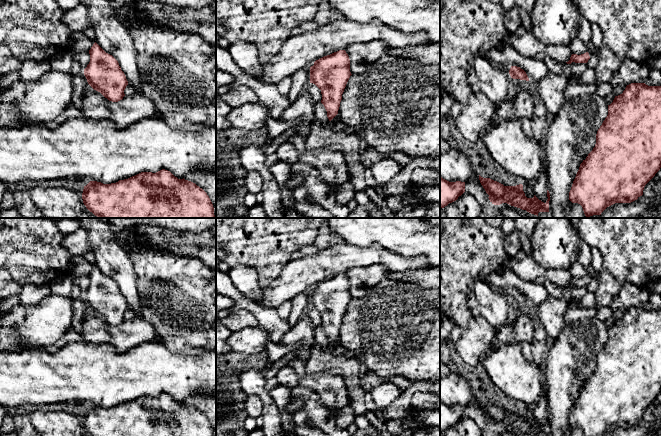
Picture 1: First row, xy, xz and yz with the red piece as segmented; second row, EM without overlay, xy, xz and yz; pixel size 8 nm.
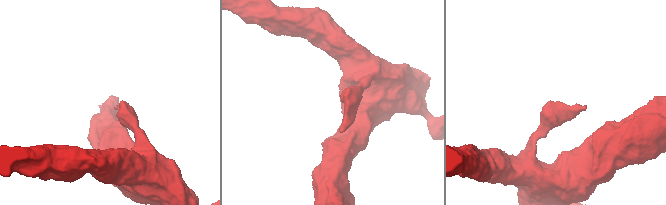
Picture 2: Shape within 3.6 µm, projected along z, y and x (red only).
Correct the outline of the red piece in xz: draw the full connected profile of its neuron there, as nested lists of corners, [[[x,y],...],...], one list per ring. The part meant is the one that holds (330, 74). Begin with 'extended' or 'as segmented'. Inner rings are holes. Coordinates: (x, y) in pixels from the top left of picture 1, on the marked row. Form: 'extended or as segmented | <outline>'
as segmented | [[[345,50],[324,56],[310,67],[310,83],[321,90],[321,103],[329,121],[338,114],[342,94],[351,75],[350,59]]]

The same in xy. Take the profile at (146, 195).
as segmented | [[[170,171],[141,172],[116,183],[103,184],[90,181],[82,193],[86,208],[98,218],[216,218],[213,204],[207,193],[195,183],[178,179]]]

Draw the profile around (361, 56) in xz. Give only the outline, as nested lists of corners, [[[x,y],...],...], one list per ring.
[[[374,41],[348,46],[345,51],[350,59],[351,74],[363,74],[388,51],[388,47],[384,42]]]

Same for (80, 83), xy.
[[[72,73],[72,74],[73,74],[72,103],[82,113],[82,116],[84,117],[82,112],[82,103],[83,103],[83,95],[84,95],[84,92],[86,91],[88,82],[84,73]]]

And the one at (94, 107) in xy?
[[[96,90],[85,91],[83,95],[82,112],[90,120],[105,120],[111,116],[107,105],[108,99]]]

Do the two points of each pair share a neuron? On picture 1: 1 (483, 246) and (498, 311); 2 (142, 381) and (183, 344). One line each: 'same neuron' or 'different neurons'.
1: different neurons
2: different neurons

